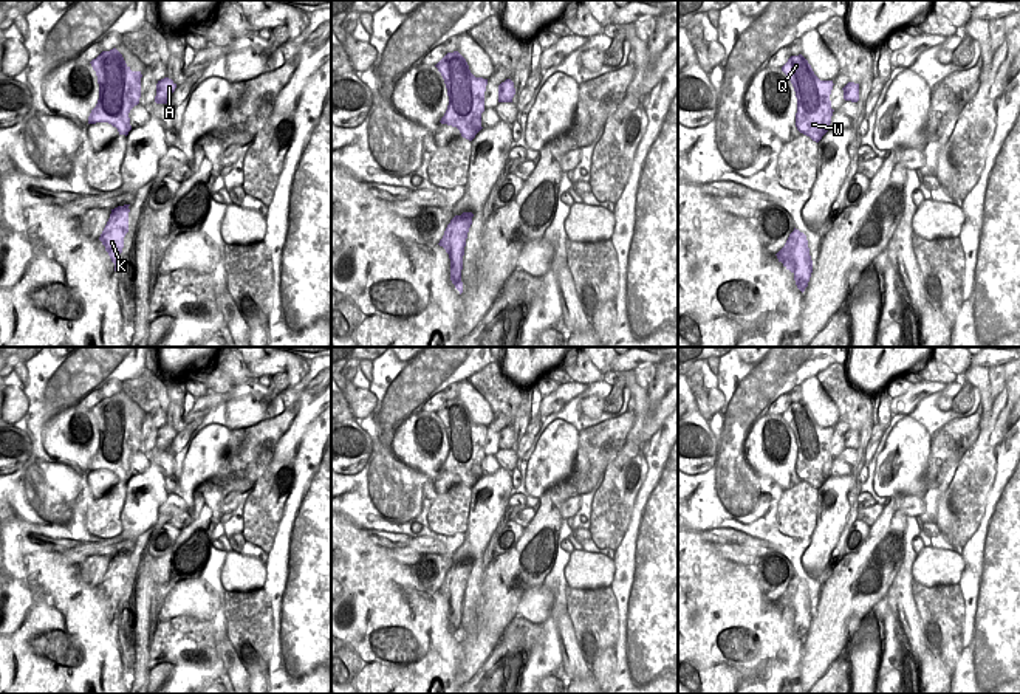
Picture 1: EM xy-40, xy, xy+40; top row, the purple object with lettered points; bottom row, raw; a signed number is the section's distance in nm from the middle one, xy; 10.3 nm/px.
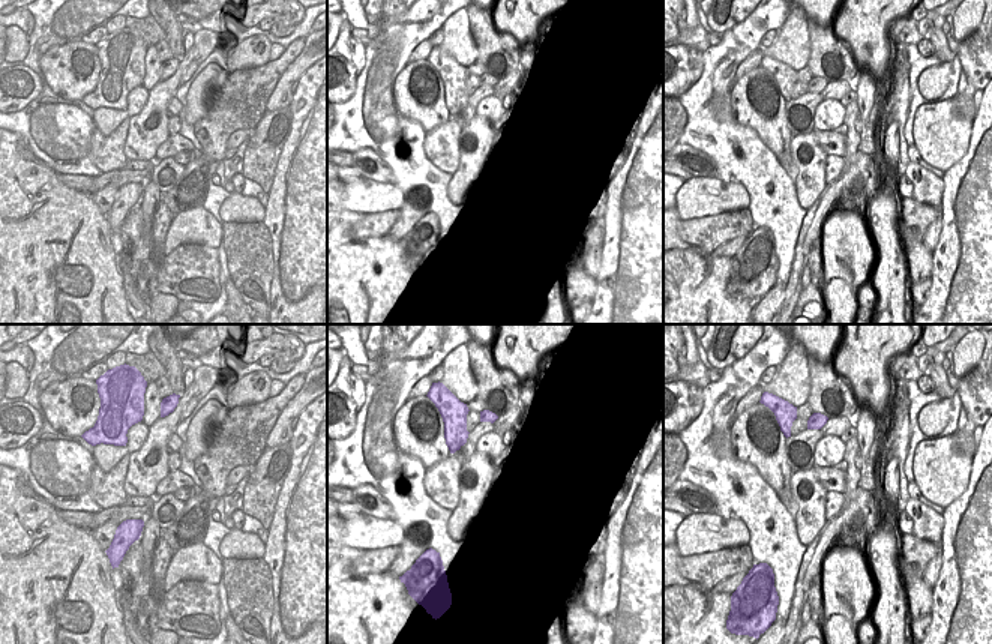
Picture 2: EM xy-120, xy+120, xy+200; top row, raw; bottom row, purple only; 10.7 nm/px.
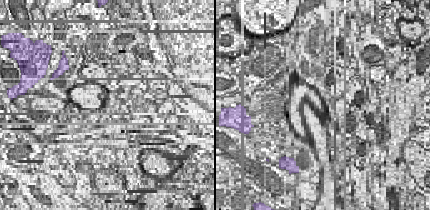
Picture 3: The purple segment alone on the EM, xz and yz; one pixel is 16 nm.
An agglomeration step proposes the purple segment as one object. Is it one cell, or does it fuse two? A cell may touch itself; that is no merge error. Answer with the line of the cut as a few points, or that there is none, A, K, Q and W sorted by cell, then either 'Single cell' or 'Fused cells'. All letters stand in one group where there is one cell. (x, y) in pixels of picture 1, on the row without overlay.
Split along xy-40 (160, 428), (160, 443), (166, 450). Groups: A K / Q W. Fused cells

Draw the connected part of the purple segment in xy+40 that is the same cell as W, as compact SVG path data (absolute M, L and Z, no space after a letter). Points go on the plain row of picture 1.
M802 401L791 403L782 414L782 418L791 428L796 438L797 477L819 490L831 476L834 457L831 455L830 441L834 432L833 428L820 428Z

